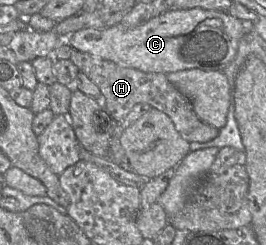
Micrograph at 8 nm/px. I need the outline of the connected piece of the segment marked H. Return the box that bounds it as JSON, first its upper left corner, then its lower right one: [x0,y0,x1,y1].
[70,49,219,143]

